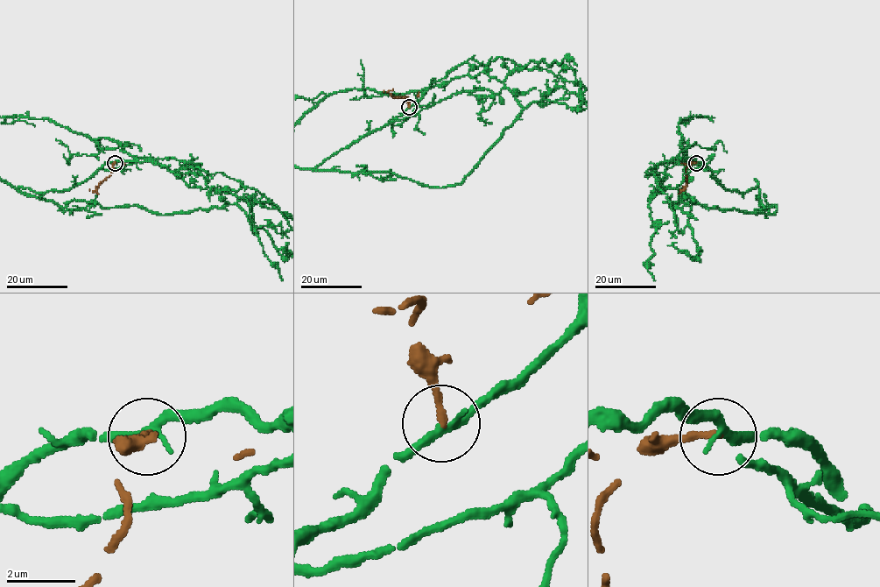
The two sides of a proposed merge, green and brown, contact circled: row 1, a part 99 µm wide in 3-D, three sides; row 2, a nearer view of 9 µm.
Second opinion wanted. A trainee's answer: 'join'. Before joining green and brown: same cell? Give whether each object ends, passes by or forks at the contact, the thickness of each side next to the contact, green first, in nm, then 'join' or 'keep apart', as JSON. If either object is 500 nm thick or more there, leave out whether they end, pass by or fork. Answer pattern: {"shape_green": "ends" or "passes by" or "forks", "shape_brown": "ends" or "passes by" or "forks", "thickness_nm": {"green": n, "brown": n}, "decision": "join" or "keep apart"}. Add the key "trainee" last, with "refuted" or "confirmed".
{"shape_green": "passes by", "shape_brown": "ends", "thickness_nm": {"green": 240, "brown": 240}, "decision": "keep apart", "trainee": "refuted"}

